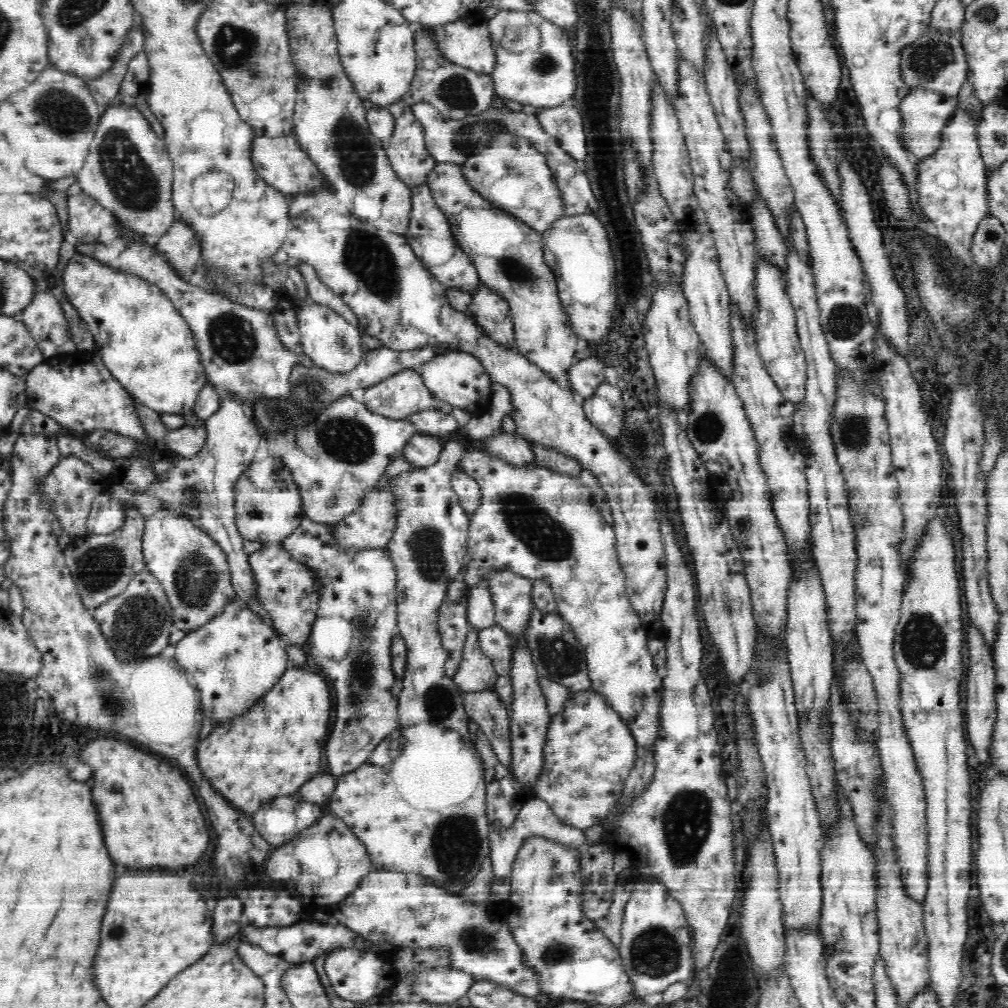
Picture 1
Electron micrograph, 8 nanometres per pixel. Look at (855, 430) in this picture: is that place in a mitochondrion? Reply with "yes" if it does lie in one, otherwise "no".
yes

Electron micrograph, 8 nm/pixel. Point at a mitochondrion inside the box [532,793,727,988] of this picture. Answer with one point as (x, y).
(655, 952)

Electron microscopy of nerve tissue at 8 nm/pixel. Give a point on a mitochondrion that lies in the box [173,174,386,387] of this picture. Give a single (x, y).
(231, 338)

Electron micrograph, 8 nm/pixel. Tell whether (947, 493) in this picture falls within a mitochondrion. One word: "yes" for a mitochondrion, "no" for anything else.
no

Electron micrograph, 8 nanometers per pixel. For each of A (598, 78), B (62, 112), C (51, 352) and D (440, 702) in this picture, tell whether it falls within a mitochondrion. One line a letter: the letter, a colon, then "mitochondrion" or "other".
A: other
B: mitochondrion
C: other
D: mitochondrion

